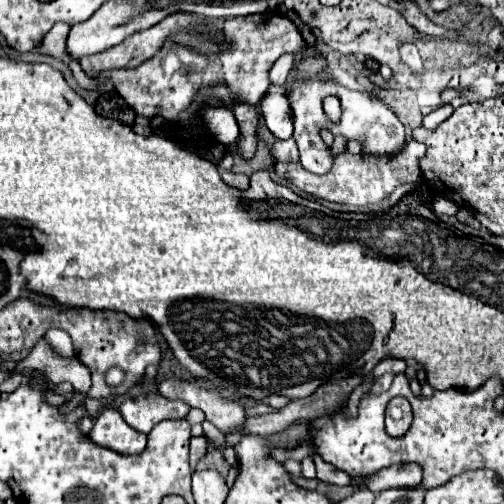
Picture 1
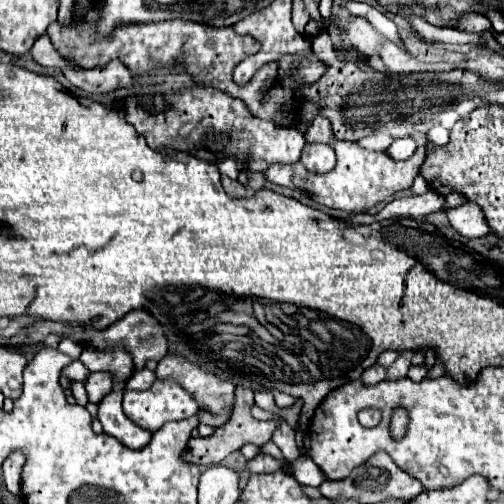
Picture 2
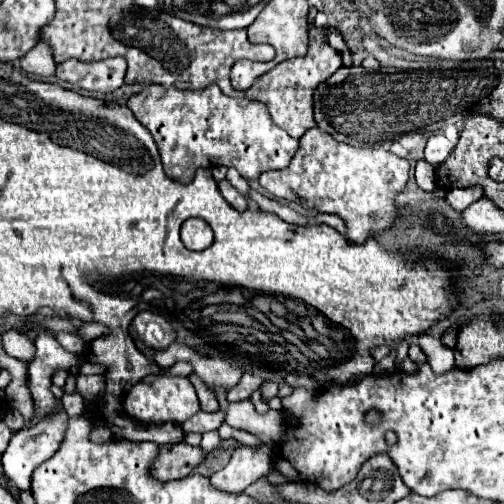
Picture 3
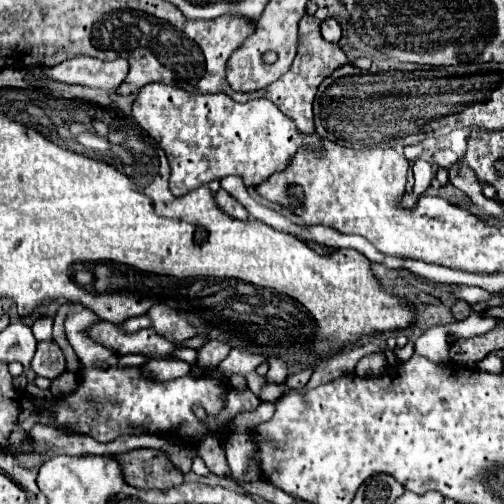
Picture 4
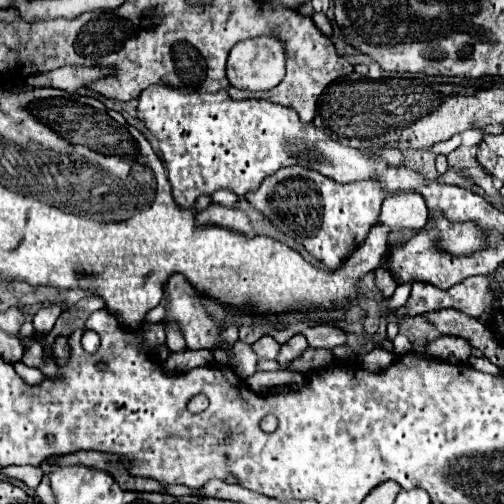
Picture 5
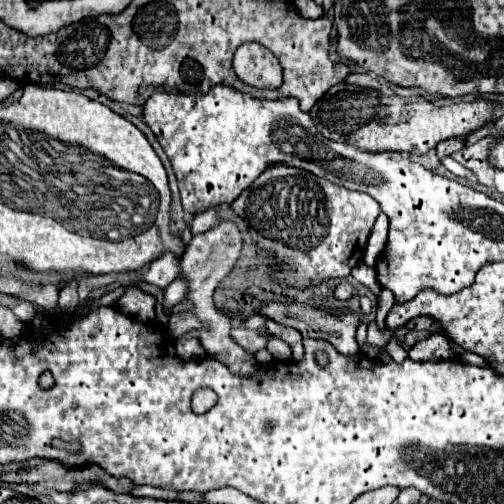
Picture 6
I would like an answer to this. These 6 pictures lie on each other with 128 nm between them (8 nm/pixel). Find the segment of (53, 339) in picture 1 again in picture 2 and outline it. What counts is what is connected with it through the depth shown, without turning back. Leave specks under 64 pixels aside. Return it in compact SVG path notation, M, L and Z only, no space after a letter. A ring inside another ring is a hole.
M64 338L64 340L60 342L58 350L64 352L64 354L68 354L68 356L72 356L72 358L78 358L80 352L82 352L82 344L76 342L76 340L72 340L72 338Z

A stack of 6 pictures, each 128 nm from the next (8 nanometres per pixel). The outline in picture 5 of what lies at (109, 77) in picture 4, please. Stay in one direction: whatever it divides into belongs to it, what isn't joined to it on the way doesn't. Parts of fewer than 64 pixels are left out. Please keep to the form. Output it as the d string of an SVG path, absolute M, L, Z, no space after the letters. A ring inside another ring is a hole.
M64 66L54 72L29 76L26 84L33 87L52 87L66 90L66 92L76 92L84 86L88 86L92 80L112 74L112 70L106 68L74 68L74 66Z

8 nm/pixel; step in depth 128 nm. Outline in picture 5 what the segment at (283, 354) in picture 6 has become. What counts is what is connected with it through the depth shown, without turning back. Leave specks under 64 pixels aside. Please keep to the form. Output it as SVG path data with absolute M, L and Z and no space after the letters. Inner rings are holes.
M262 336L256 344L252 344L258 358L276 358L280 352L280 344L272 336Z

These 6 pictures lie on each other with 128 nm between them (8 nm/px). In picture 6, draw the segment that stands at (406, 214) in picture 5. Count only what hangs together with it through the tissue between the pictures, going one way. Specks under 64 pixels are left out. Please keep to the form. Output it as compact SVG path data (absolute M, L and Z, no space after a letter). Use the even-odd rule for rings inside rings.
M380 214L372 232L370 232L370 238L368 238L368 246L366 246L366 258L364 262L368 266L374 266L380 252L384 250L384 244L386 244L386 232L388 232L388 216L386 214Z

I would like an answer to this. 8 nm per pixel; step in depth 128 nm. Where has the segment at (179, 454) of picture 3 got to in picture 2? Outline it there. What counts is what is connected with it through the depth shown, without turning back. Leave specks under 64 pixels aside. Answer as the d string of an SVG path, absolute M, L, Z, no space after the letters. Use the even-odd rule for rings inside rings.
M238 386L236 392L234 392L234 414L232 418L214 430L212 436L208 438L190 438L188 440L188 446L186 446L186 452L182 454L182 460L184 462L190 462L190 464L204 464L204 466L212 466L212 464L220 464L226 456L230 456L232 452L240 450L244 444L252 442L256 446L262 446L266 444L270 438L272 438L272 432L276 428L276 422L274 420L268 420L268 422L260 422L256 418L252 418L250 414L250 408L254 406L254 392L252 388L244 388L244 386Z

